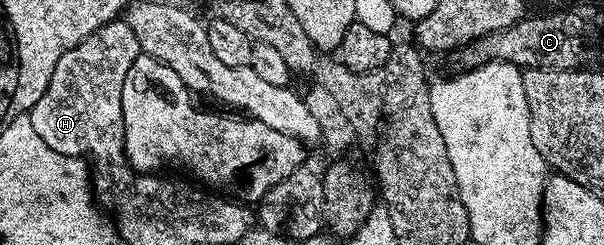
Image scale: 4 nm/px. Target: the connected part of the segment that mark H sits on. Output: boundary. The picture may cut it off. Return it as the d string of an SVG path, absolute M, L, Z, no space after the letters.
M116 19L101 27L93 35L89 35L73 51L65 51L49 79L49 87L45 87L45 95L37 99L35 106L29 110L33 127L43 133L43 137L67 157L88 157L92 159L91 169L101 177L132 176L132 169L127 164L124 151L124 116L121 108L121 87L125 87L125 75L129 75L129 67L141 55L133 29L126 20Z

